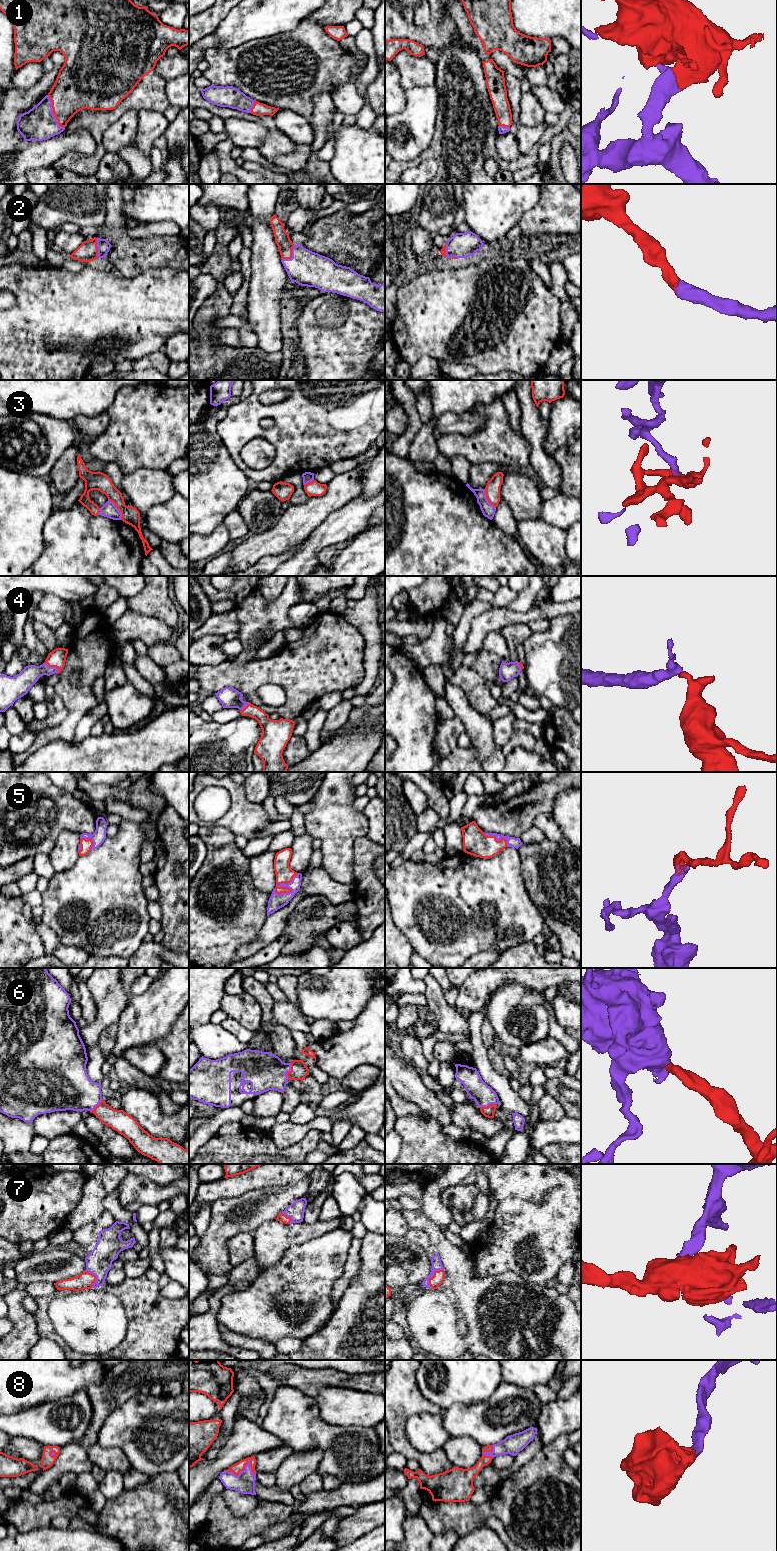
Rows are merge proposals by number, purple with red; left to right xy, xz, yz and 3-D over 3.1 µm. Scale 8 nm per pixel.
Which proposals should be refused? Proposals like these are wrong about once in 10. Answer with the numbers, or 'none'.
none

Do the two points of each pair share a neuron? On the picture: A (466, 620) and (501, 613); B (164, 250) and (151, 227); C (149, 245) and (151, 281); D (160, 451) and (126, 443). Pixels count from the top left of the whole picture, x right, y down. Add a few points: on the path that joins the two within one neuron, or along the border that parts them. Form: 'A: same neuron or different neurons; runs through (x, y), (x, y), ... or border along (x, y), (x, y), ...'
A: different neurons; border along (492, 606), (472, 620), (472, 625), (465, 641)
B: different neurons; border along (178, 234), (133, 237)
C: different neurons; border along (174, 268), (150, 268), (134, 277), (128, 277)
D: same neuron; runs through (152, 443), (134, 443)

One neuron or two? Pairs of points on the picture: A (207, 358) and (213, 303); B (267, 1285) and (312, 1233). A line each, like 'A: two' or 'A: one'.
A: one
B: two

